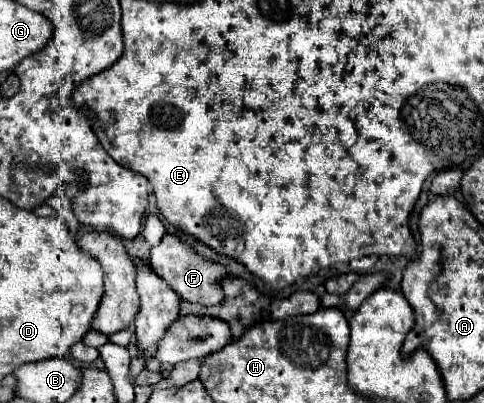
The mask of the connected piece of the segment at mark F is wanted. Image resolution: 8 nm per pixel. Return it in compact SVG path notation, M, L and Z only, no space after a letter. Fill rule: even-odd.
M165 234L163 240L157 246L151 248L149 266L185 302L197 302L197 304L203 304L203 306L215 306L215 304L219 304L223 300L223 292L219 288L219 280L227 276L227 270L221 264L207 262L205 258L201 258L201 256L193 254L191 250L187 250L177 236Z

